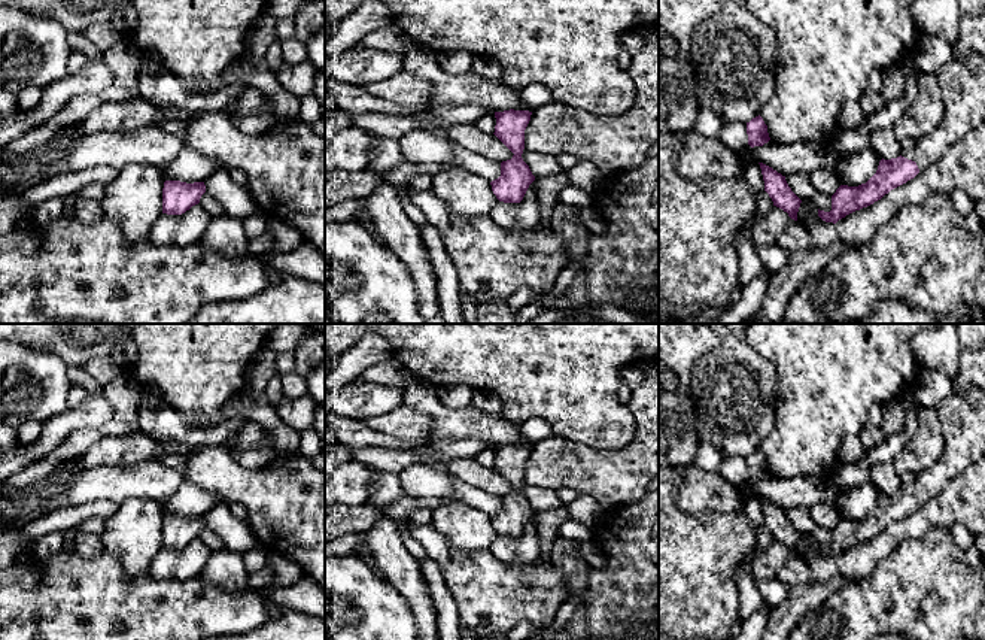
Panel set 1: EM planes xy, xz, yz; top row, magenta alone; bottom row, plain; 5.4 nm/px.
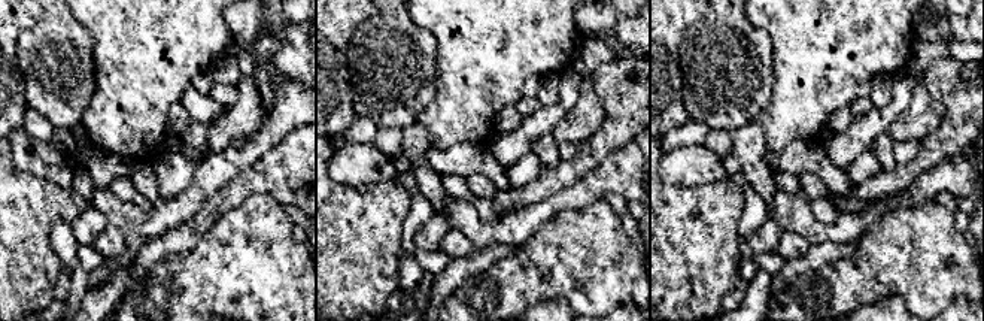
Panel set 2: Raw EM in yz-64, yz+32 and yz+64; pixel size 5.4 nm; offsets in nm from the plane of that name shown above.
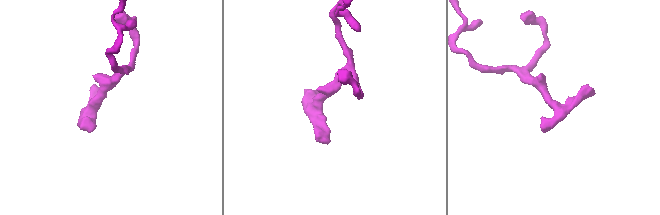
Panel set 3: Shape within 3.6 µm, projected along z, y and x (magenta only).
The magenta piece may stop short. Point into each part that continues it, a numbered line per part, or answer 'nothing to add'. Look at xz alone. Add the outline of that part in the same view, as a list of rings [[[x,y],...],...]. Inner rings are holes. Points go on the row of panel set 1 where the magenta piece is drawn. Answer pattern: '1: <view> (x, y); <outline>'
nothing to add

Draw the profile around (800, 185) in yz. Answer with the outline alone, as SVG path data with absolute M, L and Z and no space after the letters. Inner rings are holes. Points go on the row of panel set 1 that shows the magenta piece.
M790 173L785 176L785 181L791 191L800 198L800 200L811 200L812 195L817 192L814 185L809 181L809 175L806 173Z

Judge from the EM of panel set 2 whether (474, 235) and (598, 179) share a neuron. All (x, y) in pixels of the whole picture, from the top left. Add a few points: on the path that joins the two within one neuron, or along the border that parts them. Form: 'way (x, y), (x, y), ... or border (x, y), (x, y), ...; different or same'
way (506, 232), (518, 227), (553, 203), (567, 199); same

